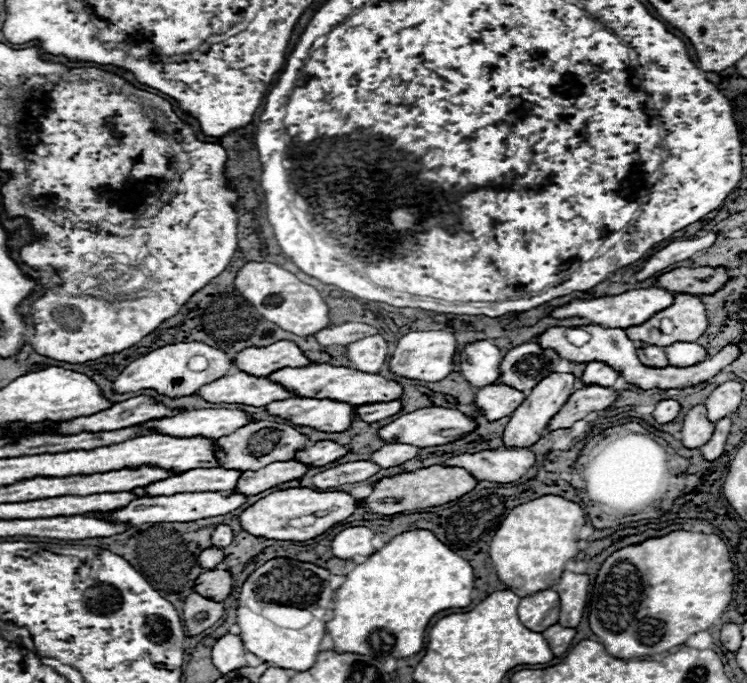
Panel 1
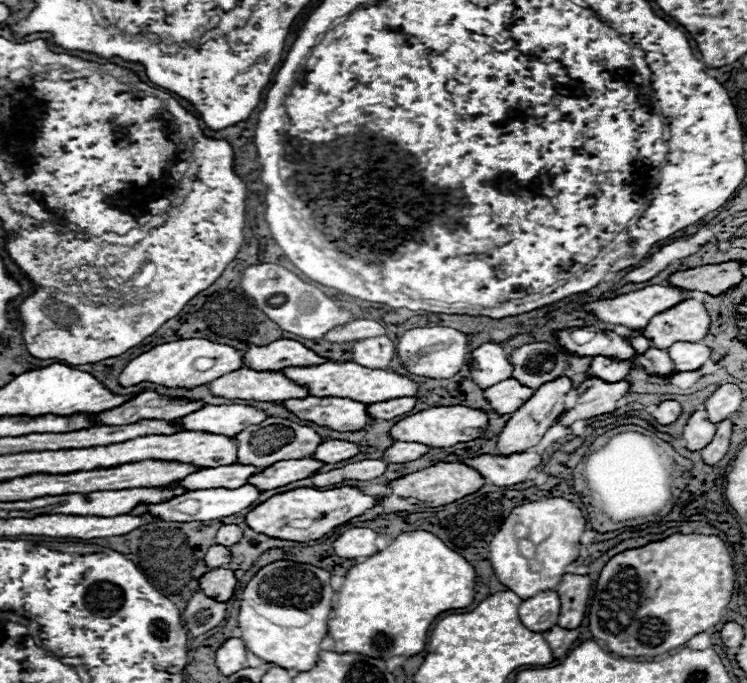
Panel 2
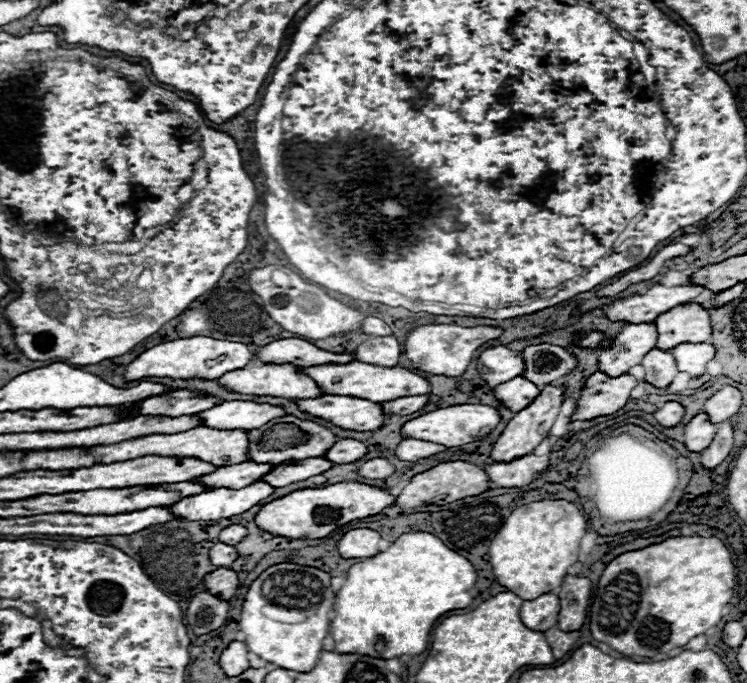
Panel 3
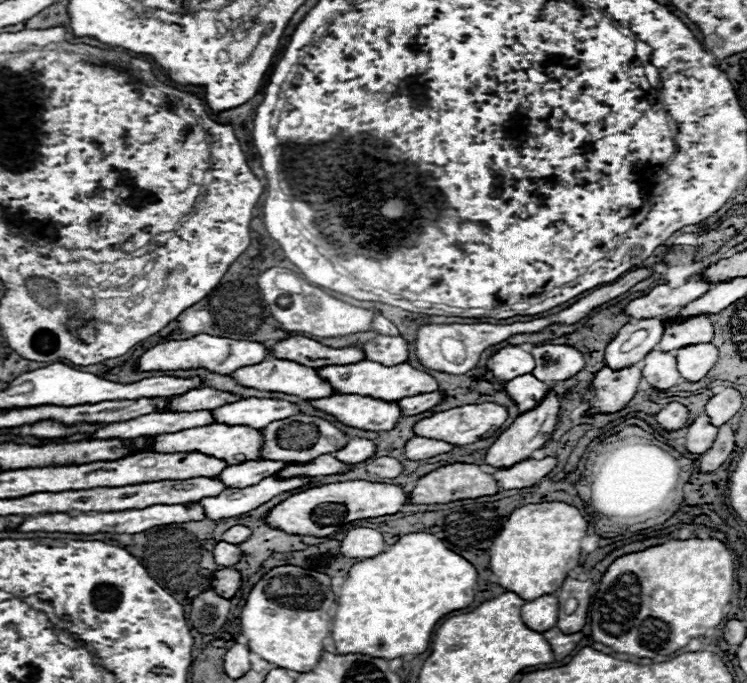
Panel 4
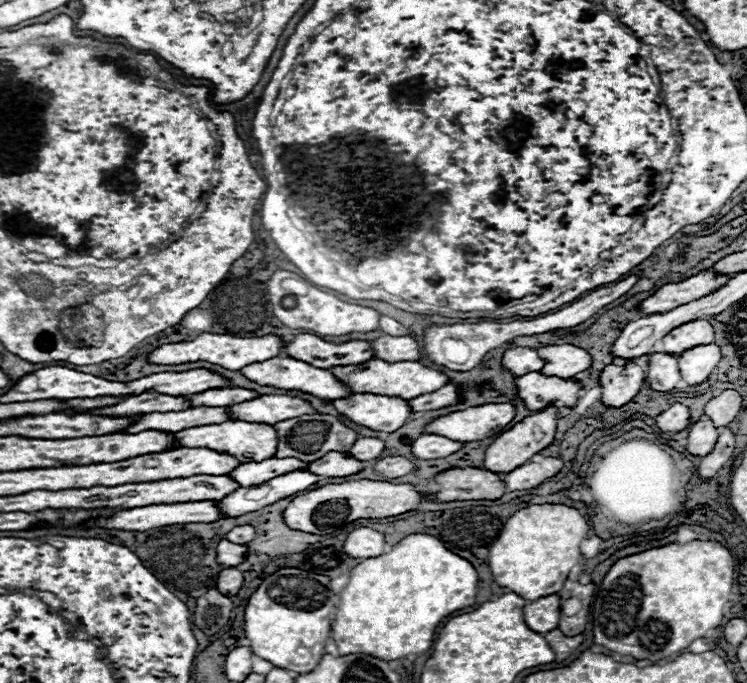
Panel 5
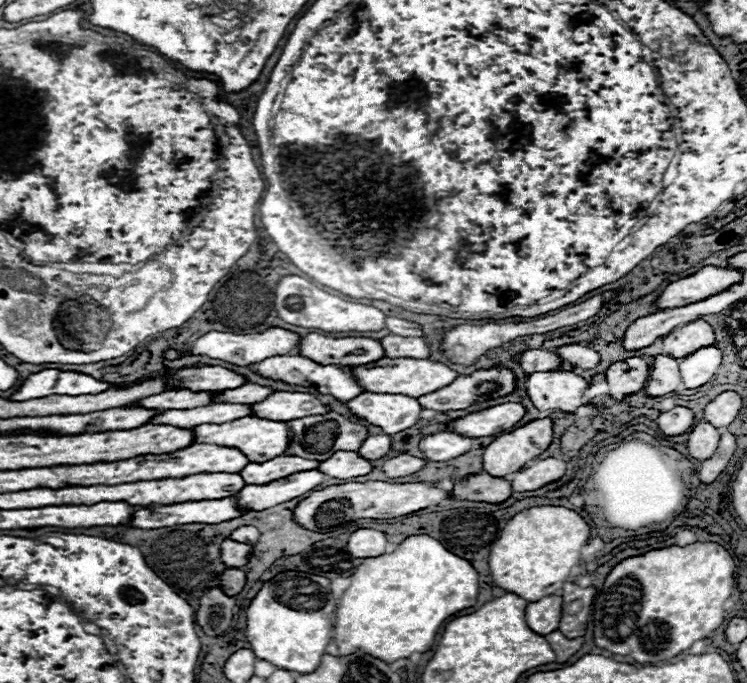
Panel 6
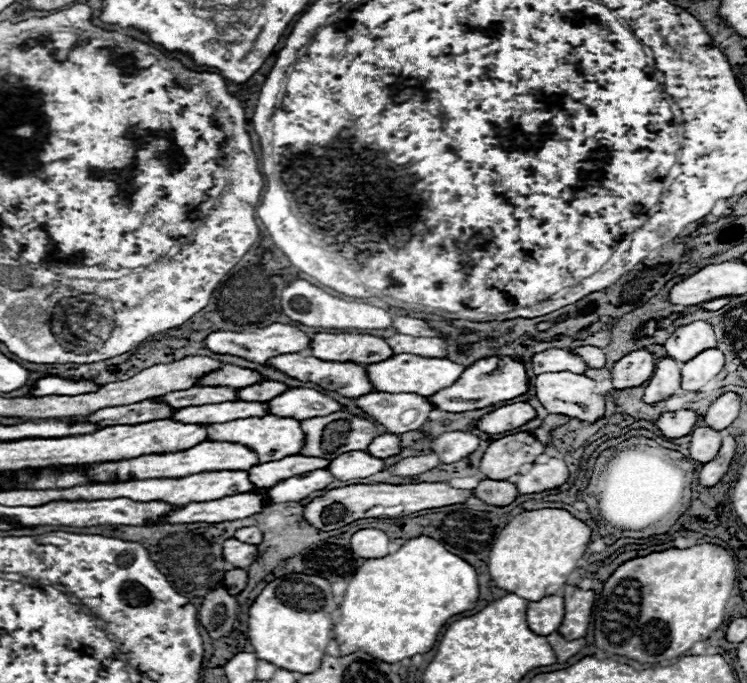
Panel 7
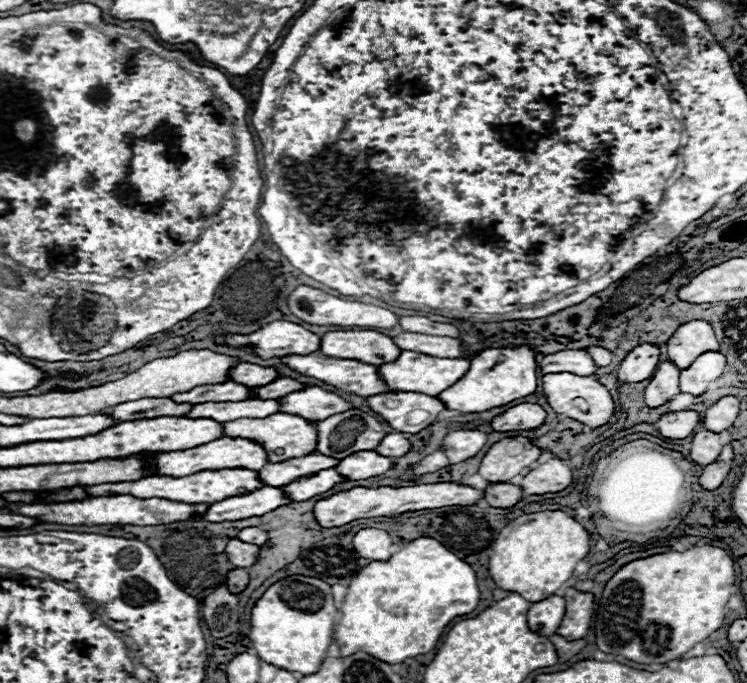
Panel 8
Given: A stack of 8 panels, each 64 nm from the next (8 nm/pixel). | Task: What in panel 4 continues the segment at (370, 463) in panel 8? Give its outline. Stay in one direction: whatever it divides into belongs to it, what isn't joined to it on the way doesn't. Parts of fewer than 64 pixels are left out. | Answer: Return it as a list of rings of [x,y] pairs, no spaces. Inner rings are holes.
[[[332,454],[318,456],[316,460],[310,460],[308,464],[288,464],[280,472],[274,474],[274,478],[292,478],[292,476],[328,476],[336,472],[348,470],[348,464],[340,464]]]

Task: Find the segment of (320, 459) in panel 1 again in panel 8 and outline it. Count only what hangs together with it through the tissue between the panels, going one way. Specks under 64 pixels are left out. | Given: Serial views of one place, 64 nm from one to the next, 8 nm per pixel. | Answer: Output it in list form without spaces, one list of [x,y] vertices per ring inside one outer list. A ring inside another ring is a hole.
[[[392,432],[392,434],[386,434],[380,444],[374,448],[374,452],[380,452],[380,456],[402,456],[410,450],[410,442],[404,434],[400,432]]]

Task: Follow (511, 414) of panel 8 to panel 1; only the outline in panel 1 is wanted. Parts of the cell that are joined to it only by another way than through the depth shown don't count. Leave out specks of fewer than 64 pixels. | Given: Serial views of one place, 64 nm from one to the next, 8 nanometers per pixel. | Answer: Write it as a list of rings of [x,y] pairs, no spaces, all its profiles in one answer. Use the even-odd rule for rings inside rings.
[[[420,408],[414,410],[410,414],[404,414],[400,418],[396,418],[394,422],[386,424],[384,428],[378,430],[378,436],[386,442],[386,444],[412,444],[412,446],[436,446],[436,444],[448,444],[448,440],[456,440],[460,436],[464,436],[466,432],[470,432],[474,428],[474,420],[464,416],[458,410],[448,410],[448,408]]]

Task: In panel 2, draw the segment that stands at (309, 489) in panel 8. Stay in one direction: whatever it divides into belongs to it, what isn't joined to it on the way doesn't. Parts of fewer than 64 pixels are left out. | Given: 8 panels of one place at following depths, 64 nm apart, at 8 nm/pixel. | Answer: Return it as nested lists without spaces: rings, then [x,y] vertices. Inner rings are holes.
[[[216,488],[216,490],[192,490],[192,492],[184,492],[182,496],[174,496],[166,502],[158,502],[158,504],[144,504],[140,502],[136,508],[132,508],[132,516],[142,516],[142,514],[152,514],[158,520],[178,520],[178,522],[196,522],[196,520],[216,520],[216,518],[224,518],[230,514],[240,512],[242,508],[250,506],[262,492],[256,492],[256,488],[236,488],[236,490],[226,490],[226,488]]]

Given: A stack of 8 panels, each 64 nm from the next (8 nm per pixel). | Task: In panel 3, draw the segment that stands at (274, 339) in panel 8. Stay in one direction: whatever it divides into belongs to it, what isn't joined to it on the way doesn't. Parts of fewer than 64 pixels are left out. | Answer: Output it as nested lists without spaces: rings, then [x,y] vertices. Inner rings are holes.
[[[194,336],[194,338],[180,338],[172,342],[164,342],[160,346],[154,346],[140,354],[134,362],[130,362],[124,370],[124,380],[140,380],[140,378],[180,378],[180,380],[192,380],[192,378],[202,378],[202,380],[216,380],[224,372],[232,372],[236,368],[244,368],[256,358],[254,350],[250,350],[244,344],[228,342],[228,340],[214,340],[208,336]],[[210,360],[212,366],[208,368],[204,362]]]

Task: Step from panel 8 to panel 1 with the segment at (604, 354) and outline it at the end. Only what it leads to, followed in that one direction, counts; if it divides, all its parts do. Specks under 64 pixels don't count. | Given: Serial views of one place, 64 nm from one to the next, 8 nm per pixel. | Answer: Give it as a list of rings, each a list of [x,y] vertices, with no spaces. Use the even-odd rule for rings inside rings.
[[[534,342],[512,348],[500,362],[500,378],[494,384],[506,384],[520,392],[532,390],[548,372],[556,372],[560,356],[554,350],[542,350]]]

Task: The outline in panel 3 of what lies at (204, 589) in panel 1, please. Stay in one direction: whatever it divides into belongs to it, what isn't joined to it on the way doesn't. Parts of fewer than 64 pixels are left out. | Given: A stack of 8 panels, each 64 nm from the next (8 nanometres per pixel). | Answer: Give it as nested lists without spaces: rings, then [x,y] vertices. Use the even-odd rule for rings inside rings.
[[[218,568],[204,576],[204,586],[210,594],[214,594],[220,600],[230,600],[238,588],[238,574],[228,568]]]

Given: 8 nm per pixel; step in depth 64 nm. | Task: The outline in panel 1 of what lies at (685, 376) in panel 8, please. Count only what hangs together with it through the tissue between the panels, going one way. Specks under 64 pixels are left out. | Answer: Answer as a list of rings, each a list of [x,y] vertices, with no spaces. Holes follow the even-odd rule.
[[[676,342],[664,348],[668,362],[670,364],[680,364],[680,368],[698,364],[700,360],[708,358],[708,352],[704,348],[700,348],[700,344],[696,342]]]

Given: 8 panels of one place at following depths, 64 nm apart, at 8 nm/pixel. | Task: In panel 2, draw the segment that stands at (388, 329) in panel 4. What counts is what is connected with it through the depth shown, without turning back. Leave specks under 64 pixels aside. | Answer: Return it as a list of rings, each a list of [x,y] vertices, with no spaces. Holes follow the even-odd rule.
[[[352,320],[340,328],[332,328],[328,334],[324,334],[326,342],[356,342],[362,338],[382,336],[386,334],[386,328],[374,320]]]

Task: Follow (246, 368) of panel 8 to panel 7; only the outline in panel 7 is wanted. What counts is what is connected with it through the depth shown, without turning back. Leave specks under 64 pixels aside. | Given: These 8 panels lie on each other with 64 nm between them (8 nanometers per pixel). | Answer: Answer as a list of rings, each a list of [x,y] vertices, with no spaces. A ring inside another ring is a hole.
[[[222,366],[218,370],[208,372],[202,380],[196,382],[196,386],[228,386],[228,388],[244,388],[244,384],[256,384],[262,382],[262,376],[258,372],[238,368],[238,366]]]

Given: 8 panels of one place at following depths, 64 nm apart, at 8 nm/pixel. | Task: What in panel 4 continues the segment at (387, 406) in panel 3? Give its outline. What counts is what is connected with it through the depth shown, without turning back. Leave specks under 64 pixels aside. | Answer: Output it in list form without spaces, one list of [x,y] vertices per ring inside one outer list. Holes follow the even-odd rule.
[[[430,392],[430,394],[418,394],[418,396],[408,396],[398,400],[398,406],[402,410],[404,416],[414,416],[420,414],[424,410],[430,410],[432,406],[436,406],[442,400],[442,392]]]

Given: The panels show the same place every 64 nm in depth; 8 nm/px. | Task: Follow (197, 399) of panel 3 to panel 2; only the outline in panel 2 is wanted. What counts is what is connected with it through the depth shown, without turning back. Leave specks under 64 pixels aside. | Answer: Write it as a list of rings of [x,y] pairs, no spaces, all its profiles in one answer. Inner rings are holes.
[[[142,392],[116,408],[100,412],[98,416],[94,416],[94,424],[96,426],[124,426],[124,424],[132,424],[136,420],[146,420],[146,418],[176,420],[202,406],[204,406],[202,402],[170,400],[170,398],[158,396],[156,392]]]

